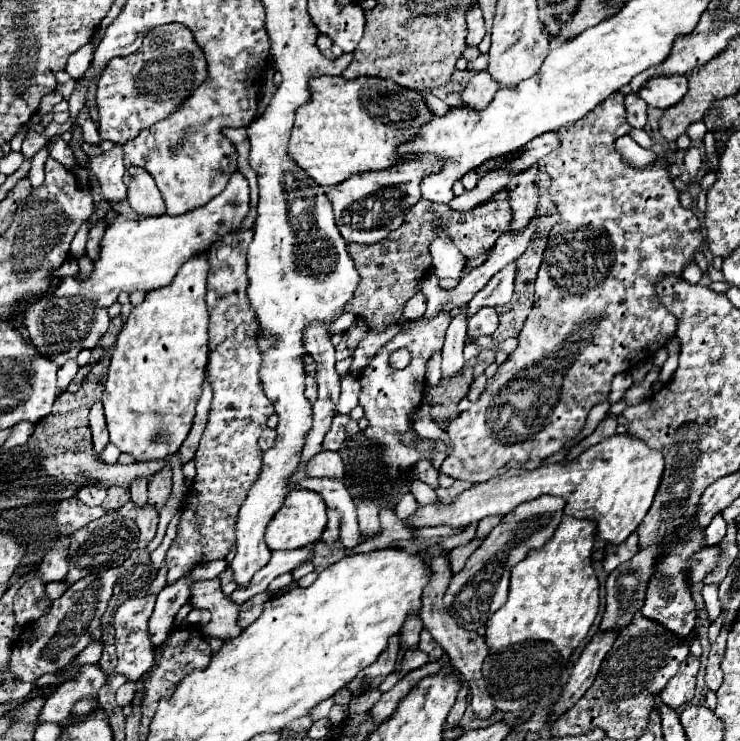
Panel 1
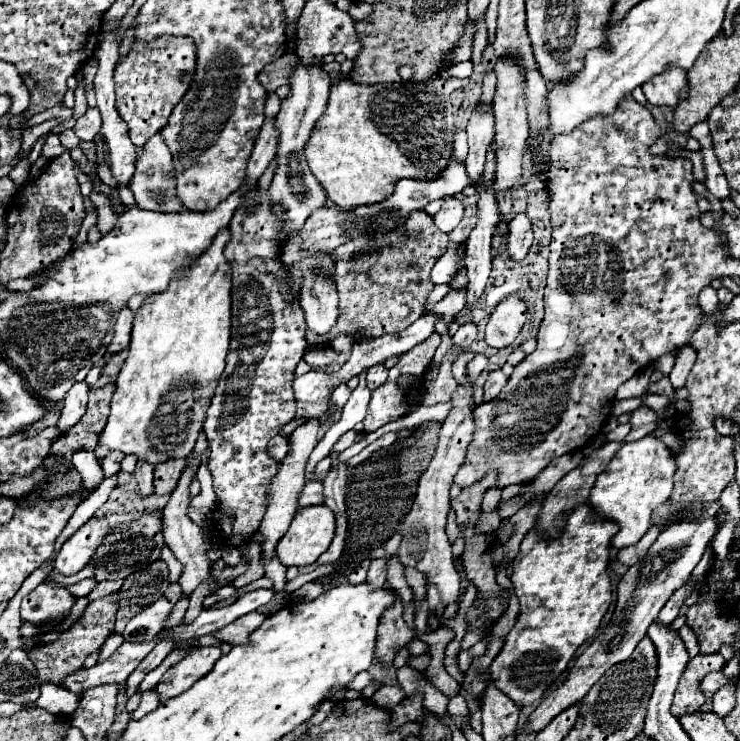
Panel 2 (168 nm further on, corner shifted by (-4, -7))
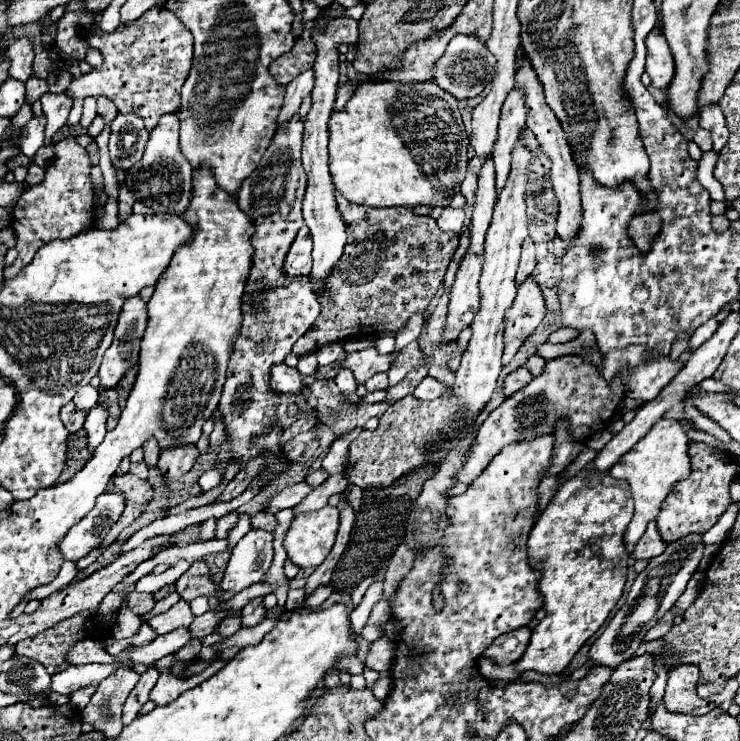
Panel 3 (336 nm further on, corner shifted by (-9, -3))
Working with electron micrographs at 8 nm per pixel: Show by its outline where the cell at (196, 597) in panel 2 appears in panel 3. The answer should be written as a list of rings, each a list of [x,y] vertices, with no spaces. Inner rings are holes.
[[[238,513],[238,521],[236,521],[236,525],[228,531],[228,537],[226,537],[226,541],[228,541],[228,551],[250,531],[252,527],[250,527],[250,515],[248,513]]]

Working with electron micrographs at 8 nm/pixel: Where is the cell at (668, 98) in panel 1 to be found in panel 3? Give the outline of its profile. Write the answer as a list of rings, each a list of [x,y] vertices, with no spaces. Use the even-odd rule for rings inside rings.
[[[652,31],[646,37],[646,73],[652,79],[652,85],[666,91],[674,79],[674,57],[664,35]]]

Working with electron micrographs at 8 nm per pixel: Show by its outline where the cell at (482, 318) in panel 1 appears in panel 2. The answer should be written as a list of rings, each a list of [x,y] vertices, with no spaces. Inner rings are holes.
[[[507,295],[495,307],[485,329],[485,341],[489,347],[509,347],[527,321],[527,307],[517,295]]]

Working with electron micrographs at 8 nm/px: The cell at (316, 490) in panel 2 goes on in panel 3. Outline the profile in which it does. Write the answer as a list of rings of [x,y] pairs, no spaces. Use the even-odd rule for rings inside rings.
[[[306,481],[296,483],[296,485],[290,485],[290,487],[286,487],[282,493],[278,493],[278,495],[274,495],[274,497],[268,499],[266,511],[268,511],[268,513],[276,513],[276,511],[280,511],[280,509],[284,509],[284,507],[294,507],[294,505],[298,505],[310,491],[312,491],[312,487],[310,487]]]

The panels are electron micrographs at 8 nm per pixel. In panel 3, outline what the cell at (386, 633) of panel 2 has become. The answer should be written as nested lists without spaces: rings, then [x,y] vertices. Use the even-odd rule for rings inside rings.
[[[400,543],[396,553],[390,557],[386,579],[384,579],[384,601],[386,603],[390,603],[392,597],[396,595],[396,589],[402,583],[402,579],[406,577],[406,573],[410,573],[414,559],[416,559],[414,551],[408,549],[404,543]]]

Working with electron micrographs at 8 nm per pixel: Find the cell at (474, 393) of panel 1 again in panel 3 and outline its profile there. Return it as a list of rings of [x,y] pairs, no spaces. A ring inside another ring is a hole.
[[[518,367],[516,371],[512,371],[512,373],[504,379],[504,383],[502,383],[504,395],[508,397],[508,395],[516,393],[516,391],[522,389],[530,379],[532,379],[532,373],[530,373],[526,367]]]

